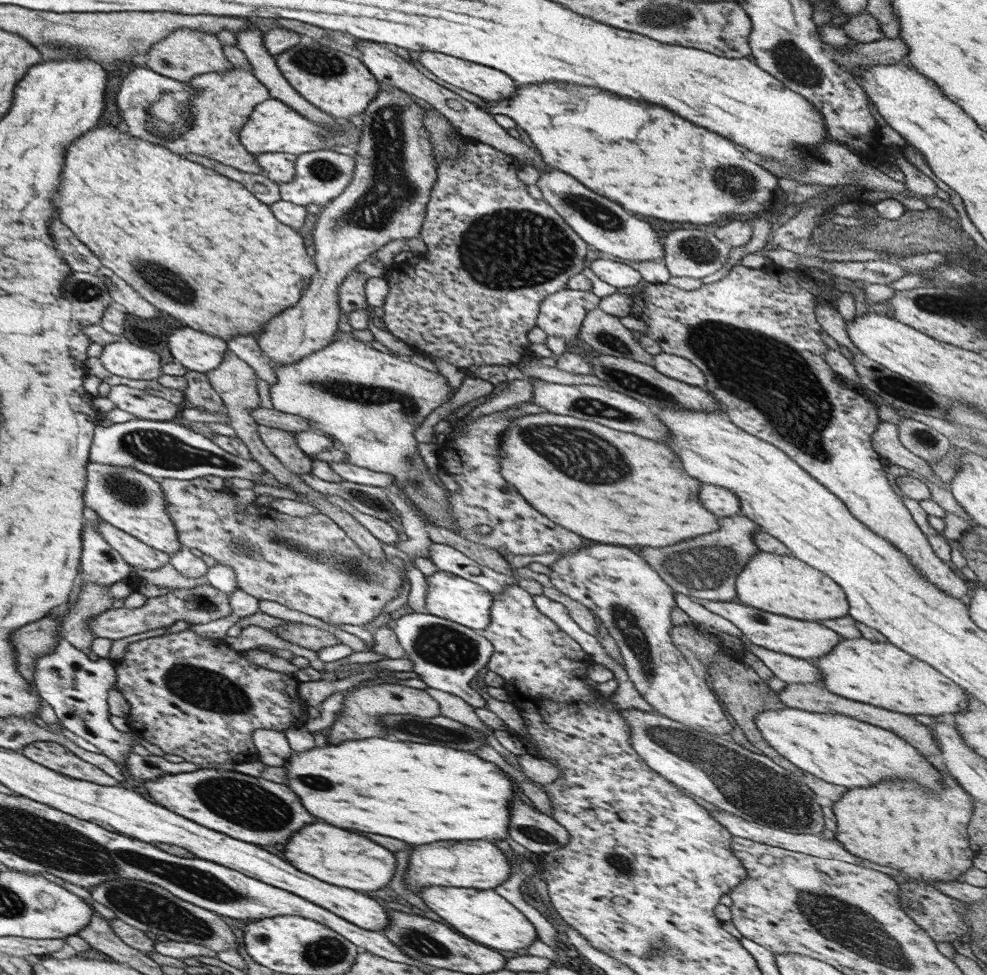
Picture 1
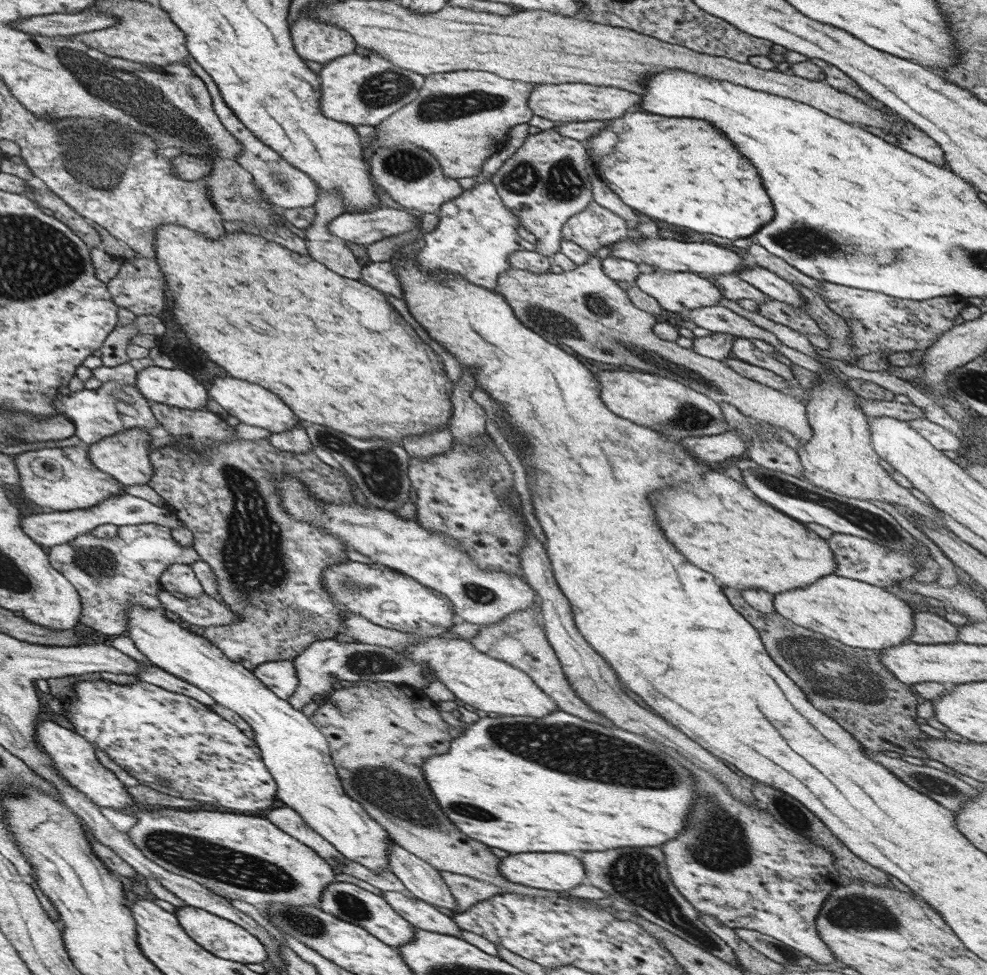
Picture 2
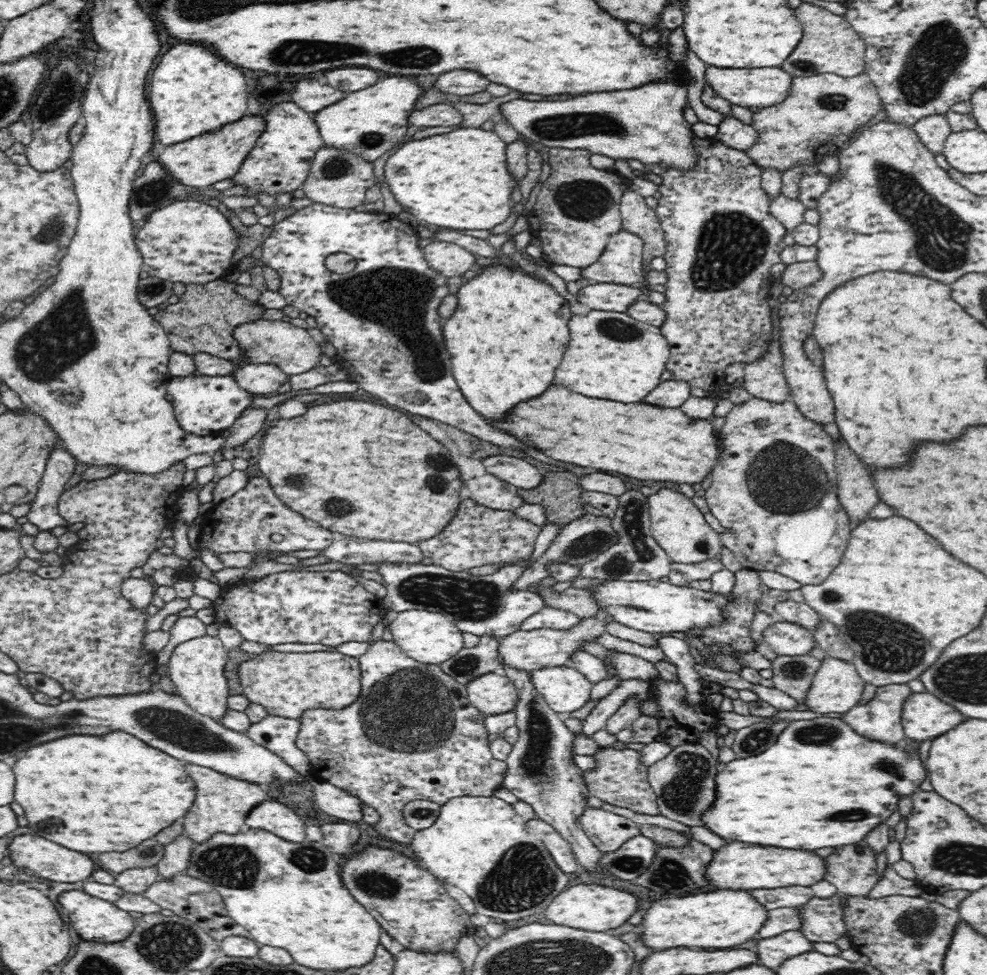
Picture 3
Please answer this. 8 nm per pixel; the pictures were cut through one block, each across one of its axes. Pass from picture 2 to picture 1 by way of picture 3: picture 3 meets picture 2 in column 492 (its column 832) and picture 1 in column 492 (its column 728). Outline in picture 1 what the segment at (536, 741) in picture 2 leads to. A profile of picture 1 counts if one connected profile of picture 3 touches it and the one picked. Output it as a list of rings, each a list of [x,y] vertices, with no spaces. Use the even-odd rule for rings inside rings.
[[[363,738],[341,742],[339,746],[327,743],[305,752],[292,752],[281,767],[287,769],[287,786],[297,794],[303,808],[337,828],[389,836],[407,844],[429,844],[437,840],[503,840],[507,836],[509,806],[511,798],[515,798],[515,786],[495,764],[469,752],[435,744]]]

